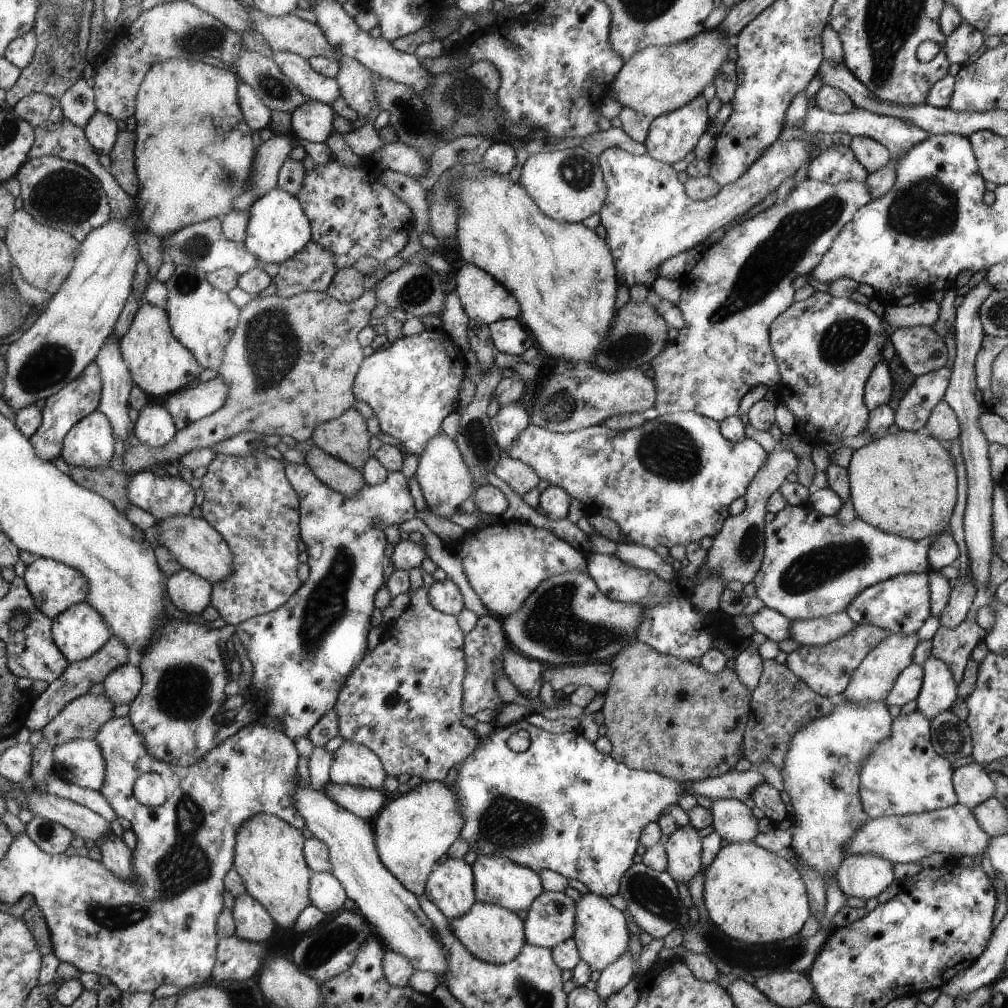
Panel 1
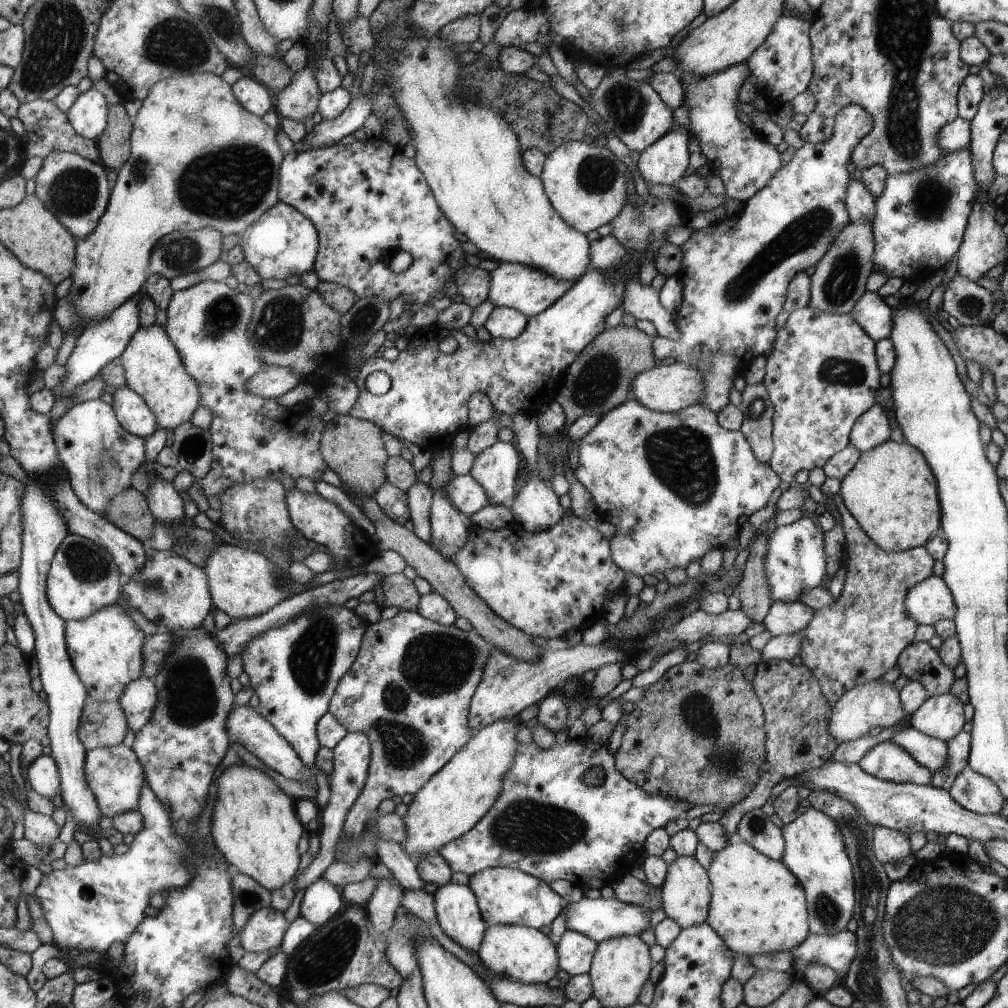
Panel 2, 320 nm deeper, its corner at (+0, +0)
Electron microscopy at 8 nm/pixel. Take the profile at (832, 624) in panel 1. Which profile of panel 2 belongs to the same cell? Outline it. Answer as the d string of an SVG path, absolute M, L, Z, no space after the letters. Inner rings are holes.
M772 602L761 623L772 636L804 630L814 616L809 606L799 602Z

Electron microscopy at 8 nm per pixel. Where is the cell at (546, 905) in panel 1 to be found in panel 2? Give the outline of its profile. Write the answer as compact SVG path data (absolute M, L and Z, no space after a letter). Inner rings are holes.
M582 897L577 902L571 902L565 906L565 930L577 932L593 939L595 943L607 941L607 938L619 936L638 936L641 930L649 928L650 914L641 906L626 904L619 900L604 900L599 897L596 900Z

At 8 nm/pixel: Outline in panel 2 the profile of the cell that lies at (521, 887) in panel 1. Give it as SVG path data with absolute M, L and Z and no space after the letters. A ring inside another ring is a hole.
M490 867L470 878L469 885L473 888L475 894L478 895L478 904L482 911L483 919L486 920L488 926L501 925L520 925L539 930L542 926L551 925L554 919L562 913L563 898L559 894L555 894L545 882L541 879L525 874L517 869L508 867Z

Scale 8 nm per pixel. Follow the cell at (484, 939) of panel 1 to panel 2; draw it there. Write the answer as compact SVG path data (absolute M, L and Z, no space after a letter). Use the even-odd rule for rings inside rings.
M520 925L488 926L483 945L479 948L479 956L483 963L497 972L499 976L507 976L524 983L542 983L551 980L557 974L557 947L540 930Z

